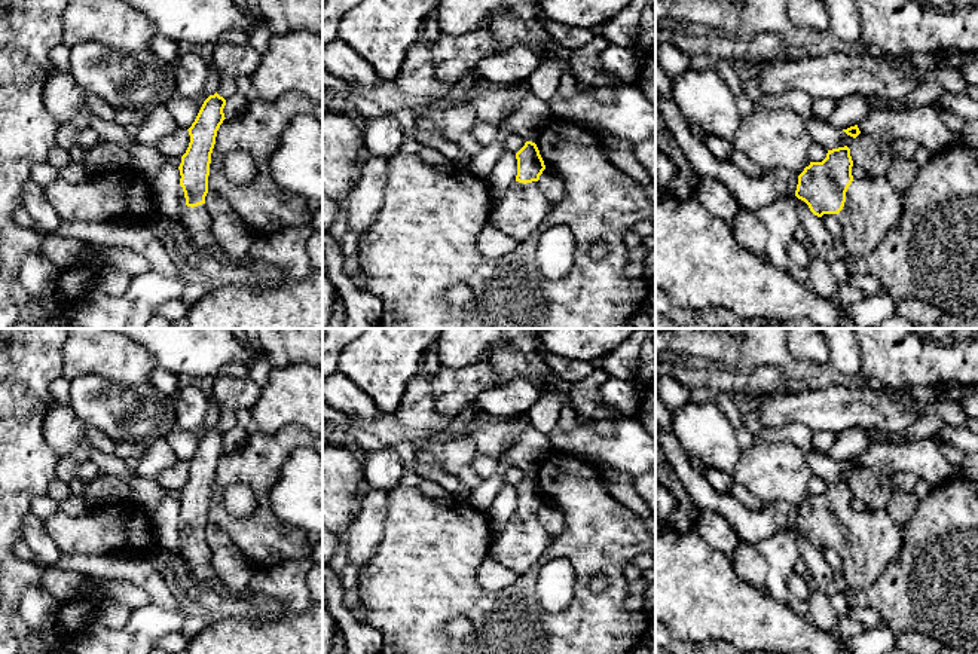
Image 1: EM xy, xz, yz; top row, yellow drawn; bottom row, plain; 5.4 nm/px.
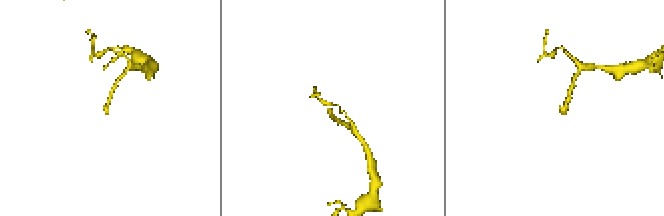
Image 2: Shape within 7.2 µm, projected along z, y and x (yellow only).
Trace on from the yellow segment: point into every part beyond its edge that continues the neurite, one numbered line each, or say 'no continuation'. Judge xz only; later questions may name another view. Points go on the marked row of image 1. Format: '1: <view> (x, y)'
1: xz (522, 208)

